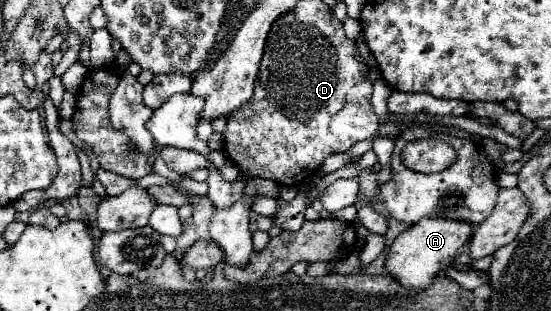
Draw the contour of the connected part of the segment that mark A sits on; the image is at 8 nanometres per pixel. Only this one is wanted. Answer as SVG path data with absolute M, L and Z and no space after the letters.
M426 217L420 223L412 225L408 231L400 233L392 247L388 249L386 259L386 271L400 281L400 285L406 287L428 287L432 279L450 265L450 261L460 253L460 249L466 247L474 233L474 225L468 225L466 221L448 221L442 217Z

